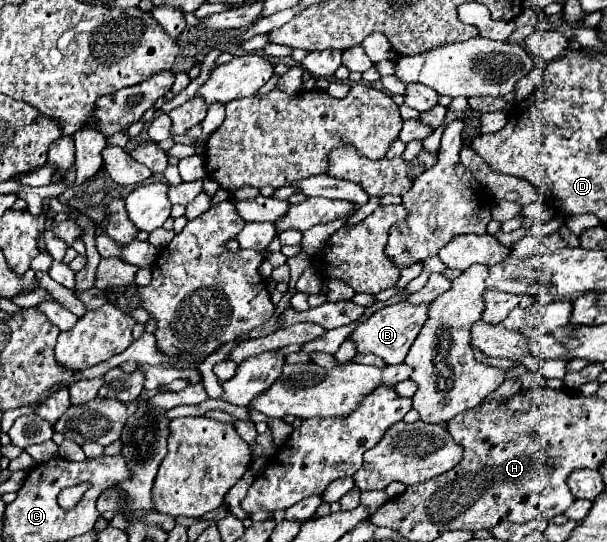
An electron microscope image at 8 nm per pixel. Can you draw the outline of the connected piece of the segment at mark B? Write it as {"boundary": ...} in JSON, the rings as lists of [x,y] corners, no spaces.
{"boundary":[[[399,302],[393,306],[385,306],[377,312],[373,312],[365,322],[361,322],[355,332],[347,338],[355,344],[359,354],[375,354],[379,358],[383,358],[387,364],[399,364],[405,360],[413,340],[417,338],[423,322],[427,320],[427,304],[421,306],[413,306],[407,302]]]}

